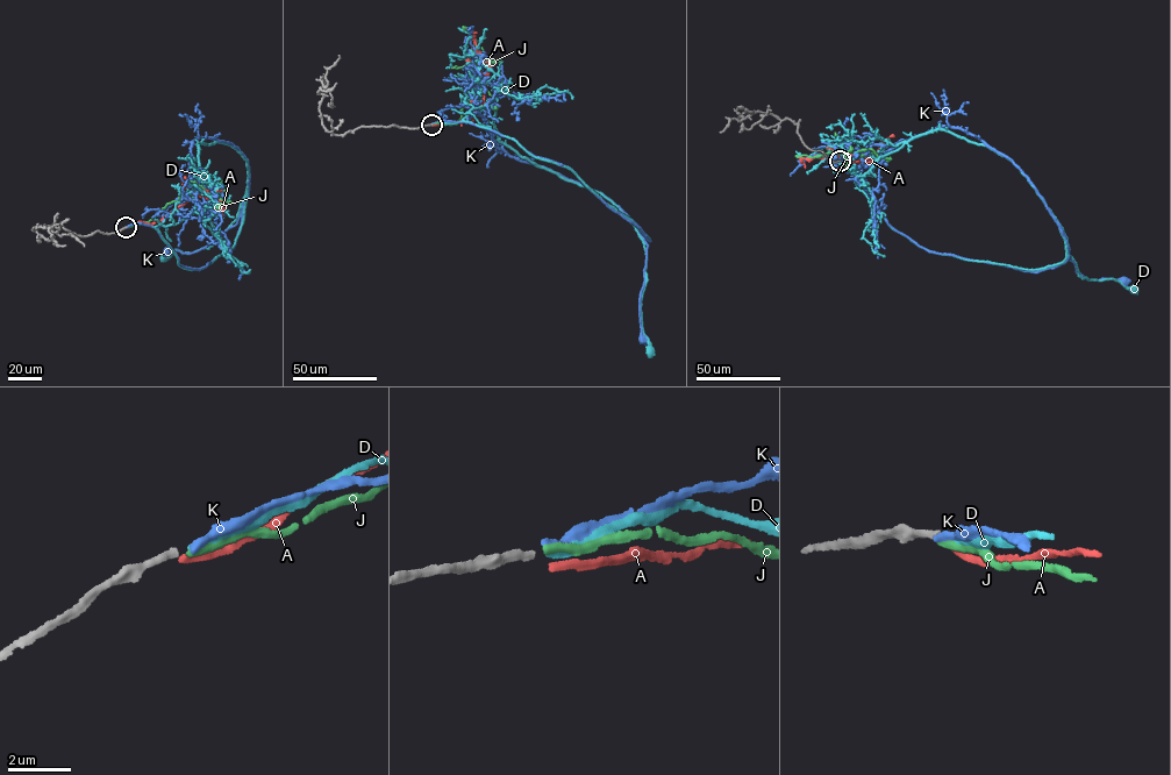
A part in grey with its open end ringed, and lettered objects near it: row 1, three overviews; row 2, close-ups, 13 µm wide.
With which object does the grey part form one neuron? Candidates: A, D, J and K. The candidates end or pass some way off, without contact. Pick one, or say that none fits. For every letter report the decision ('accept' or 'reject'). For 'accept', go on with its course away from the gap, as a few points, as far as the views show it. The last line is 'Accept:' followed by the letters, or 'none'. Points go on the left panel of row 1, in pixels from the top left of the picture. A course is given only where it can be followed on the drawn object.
A: reject
D: accept; it runs (127, 227), (154, 227), (178, 264), (205, 268), (234, 246), (248, 189), (235, 220), (212, 246), (164, 256)
J: reject
K: reject
Accept: D

